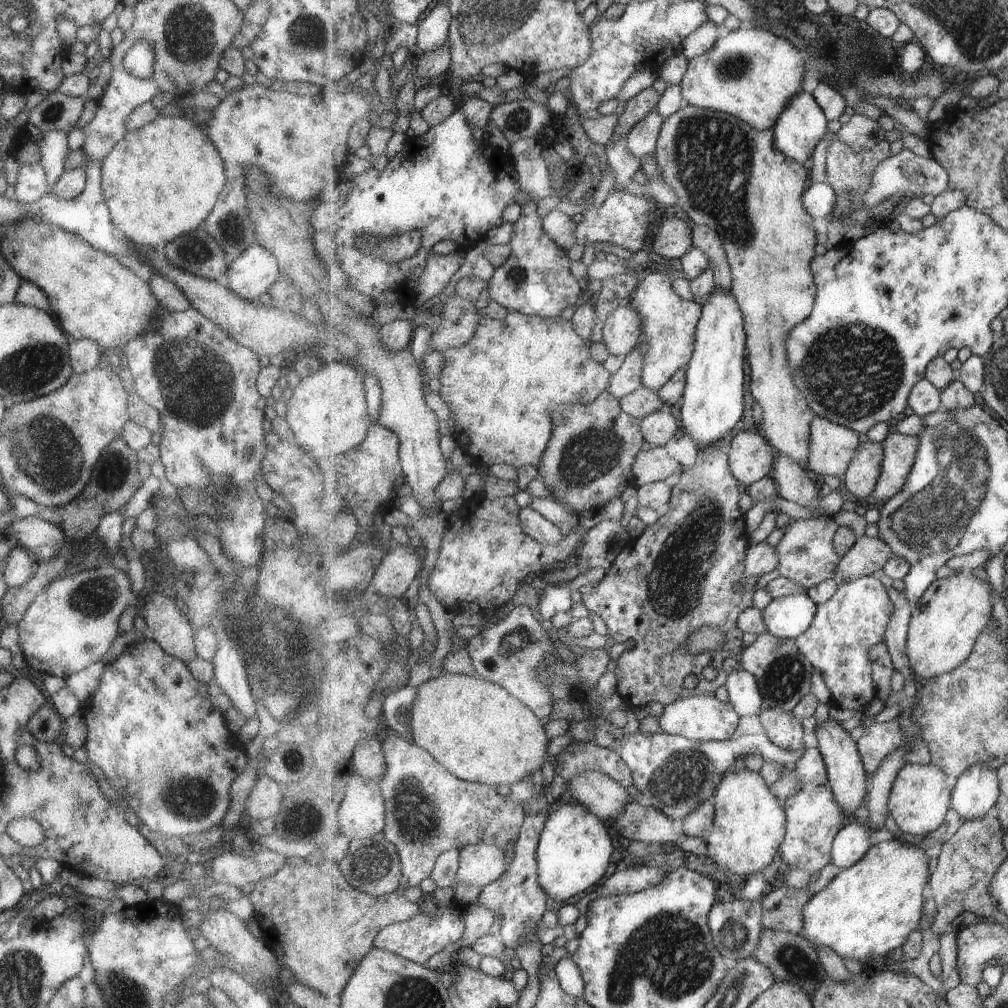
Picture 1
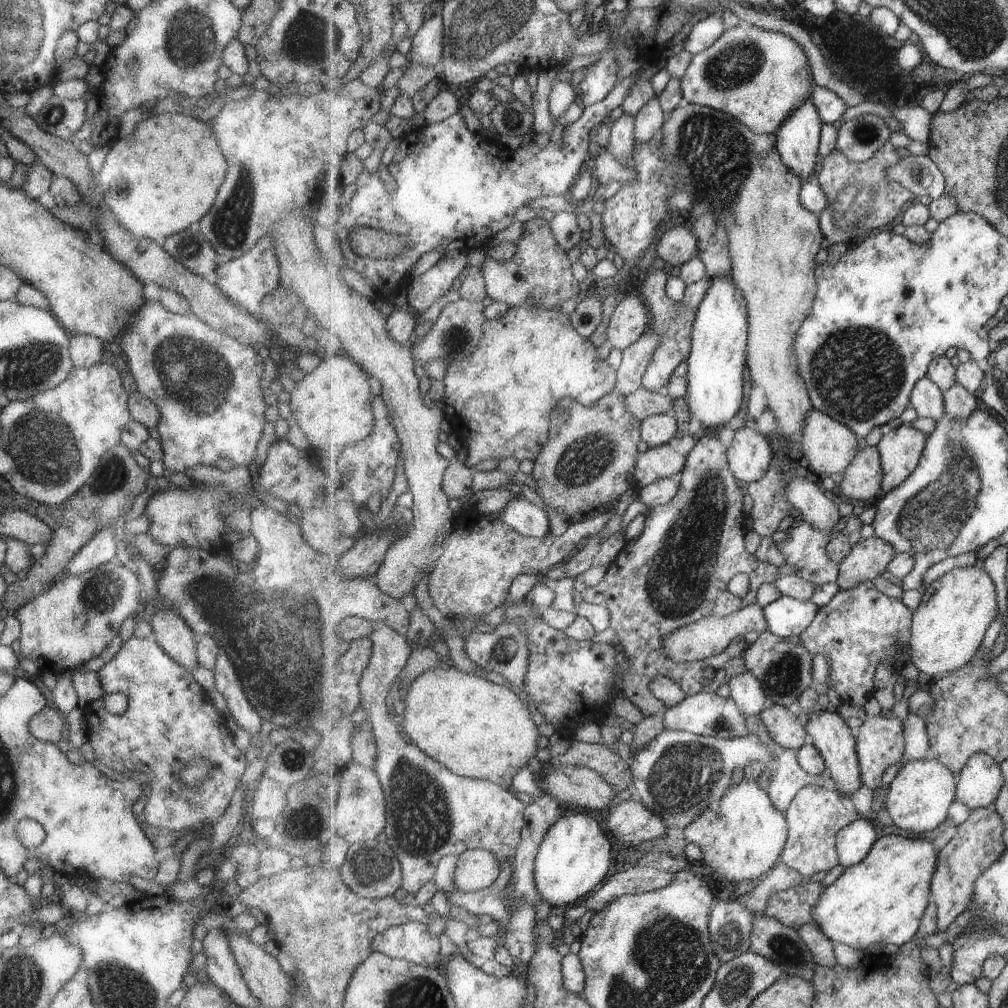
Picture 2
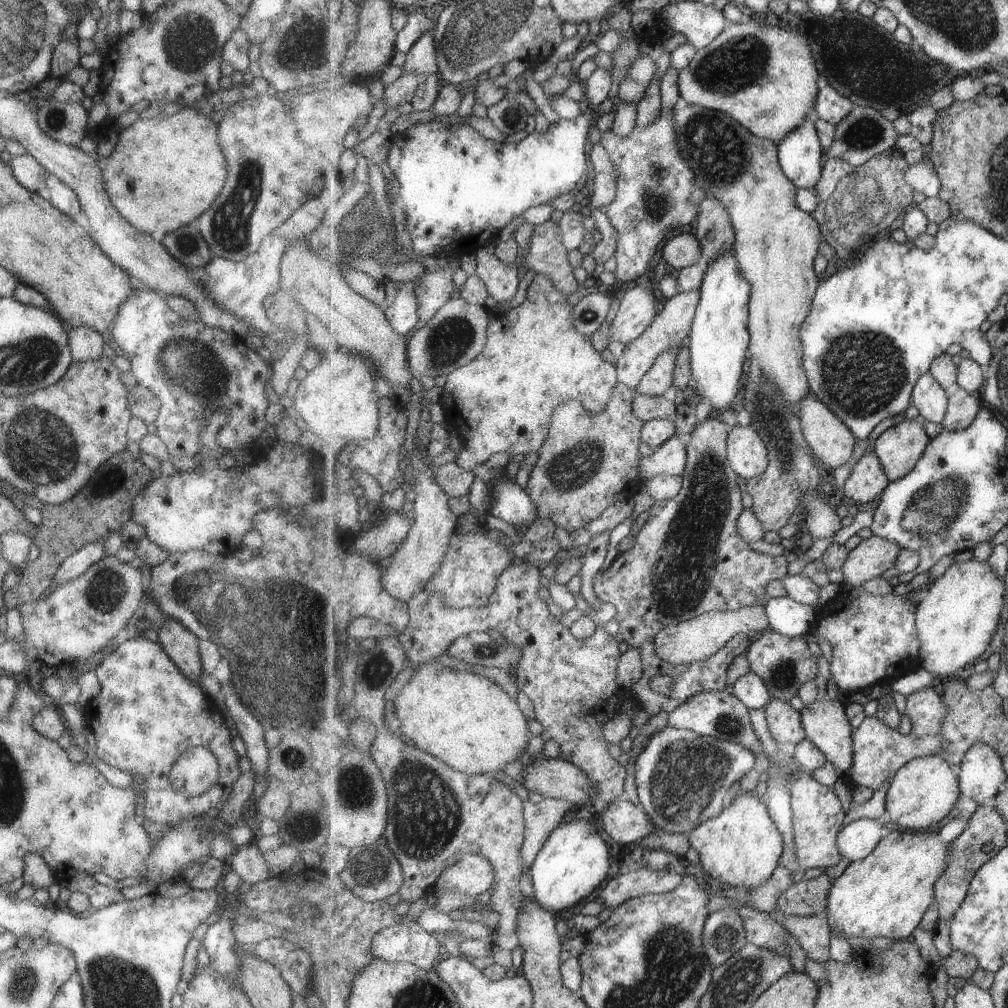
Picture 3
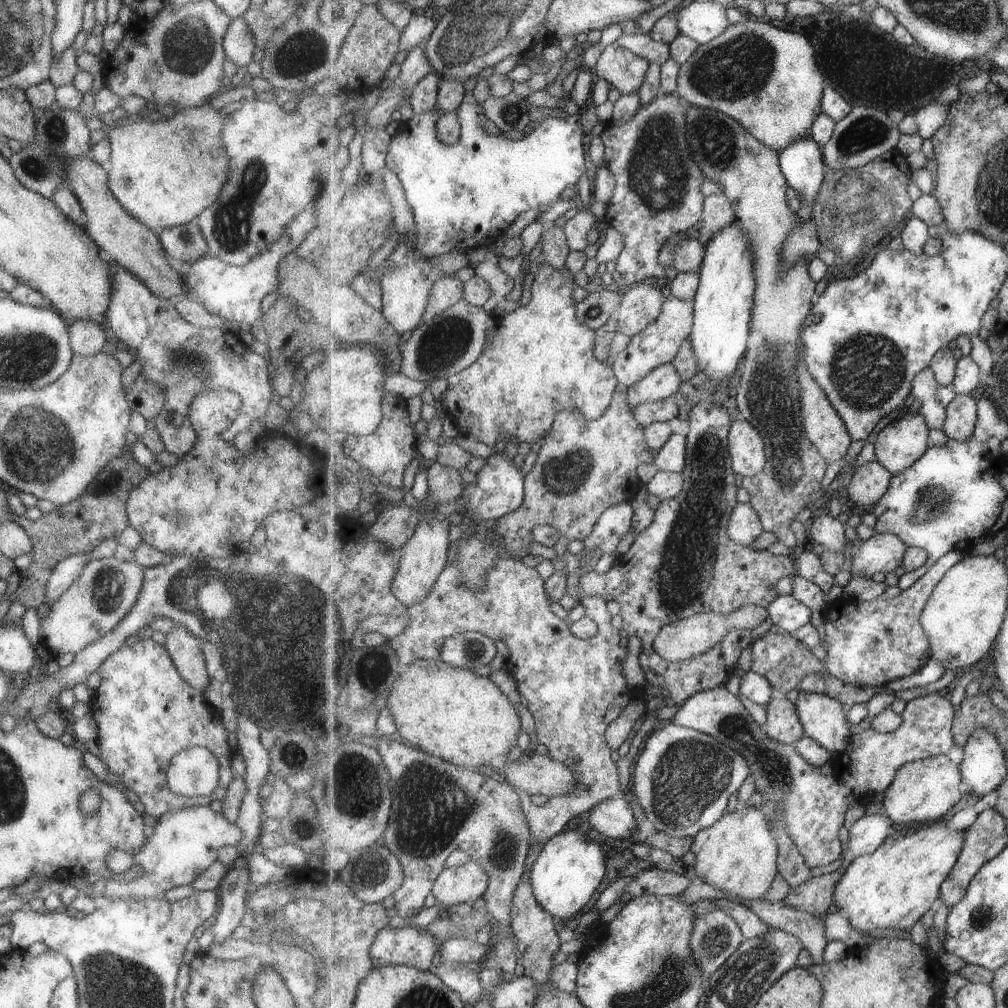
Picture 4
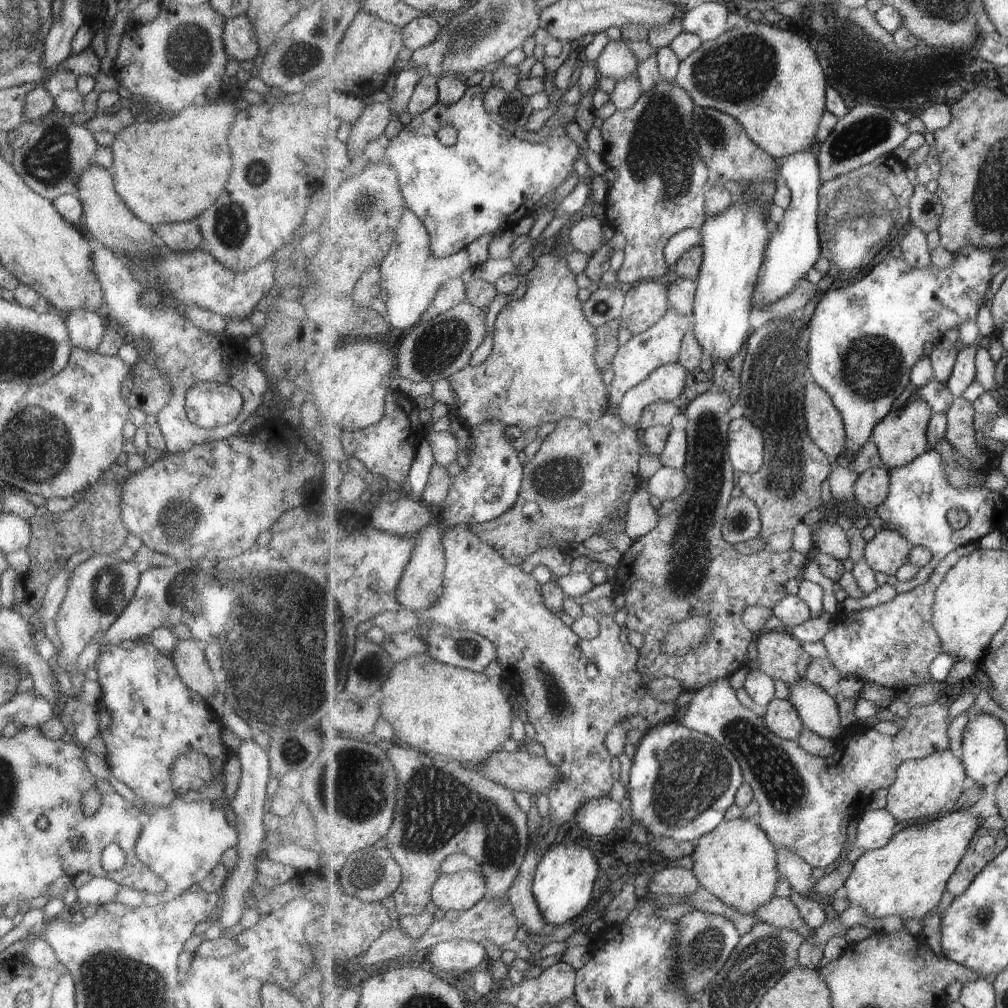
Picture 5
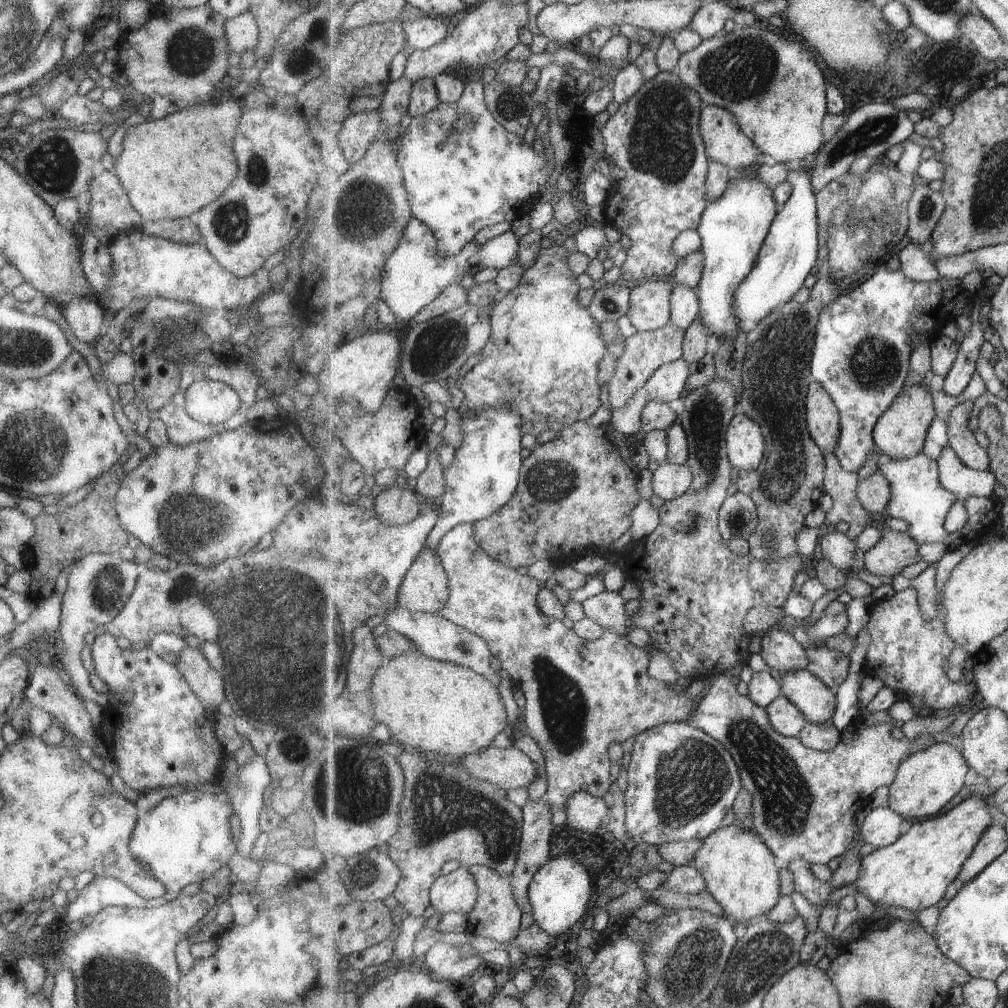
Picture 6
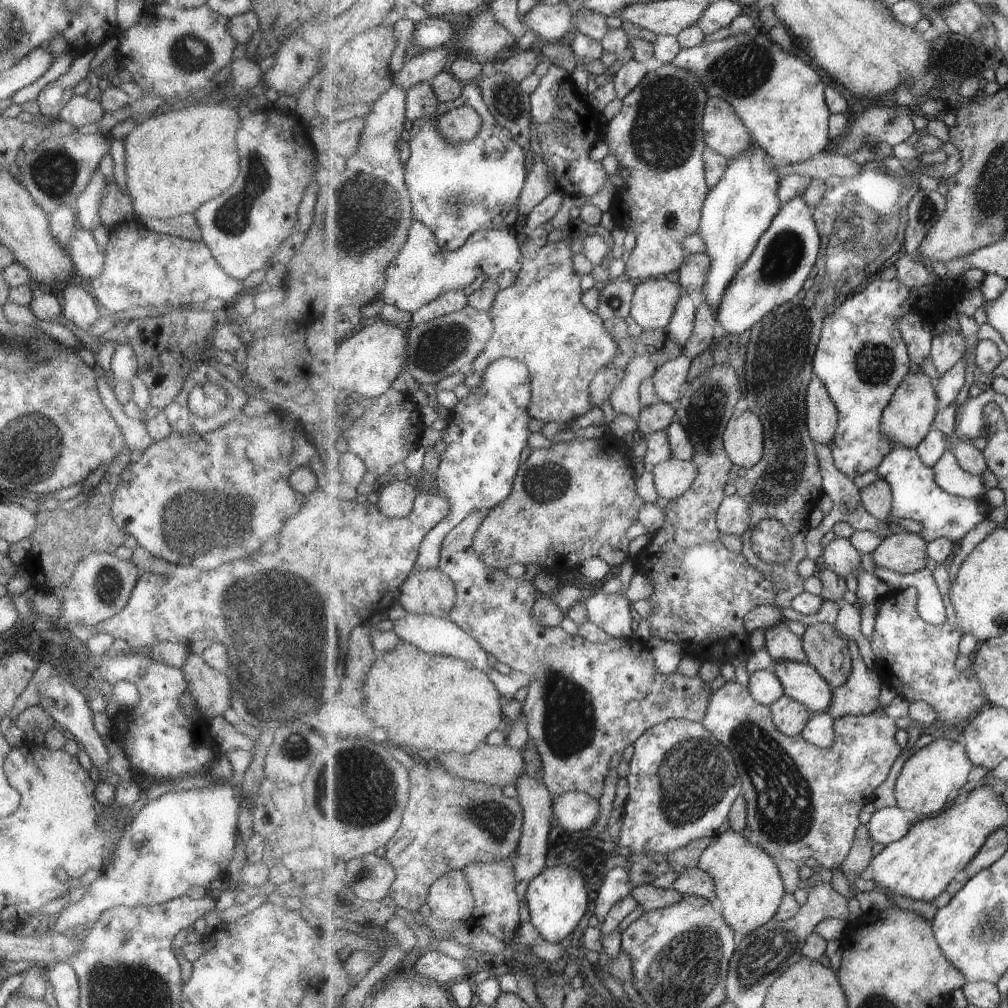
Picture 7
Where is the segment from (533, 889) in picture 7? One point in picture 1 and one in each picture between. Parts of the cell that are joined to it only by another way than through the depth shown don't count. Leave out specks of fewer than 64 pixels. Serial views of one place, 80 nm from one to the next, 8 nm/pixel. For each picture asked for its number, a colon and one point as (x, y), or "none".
1: (574, 853)
2: (575, 858)
3: (574, 862)
4: (568, 871)
5: (563, 886)
6: (560, 893)

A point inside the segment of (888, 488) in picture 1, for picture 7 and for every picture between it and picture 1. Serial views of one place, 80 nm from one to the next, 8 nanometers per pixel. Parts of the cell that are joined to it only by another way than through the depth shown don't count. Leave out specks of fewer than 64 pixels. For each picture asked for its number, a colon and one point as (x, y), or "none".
2: (901, 449)
3: (900, 447)
4: (905, 440)
5: (902, 436)
6: (902, 431)
7: (908, 420)

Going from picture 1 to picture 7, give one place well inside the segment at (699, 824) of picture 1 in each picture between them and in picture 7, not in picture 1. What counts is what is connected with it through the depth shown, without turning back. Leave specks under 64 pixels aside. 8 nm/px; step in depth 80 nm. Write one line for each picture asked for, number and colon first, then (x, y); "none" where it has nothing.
2: (743, 837)
3: (742, 846)
4: (738, 854)
5: (737, 862)
6: (742, 873)
7: (750, 886)

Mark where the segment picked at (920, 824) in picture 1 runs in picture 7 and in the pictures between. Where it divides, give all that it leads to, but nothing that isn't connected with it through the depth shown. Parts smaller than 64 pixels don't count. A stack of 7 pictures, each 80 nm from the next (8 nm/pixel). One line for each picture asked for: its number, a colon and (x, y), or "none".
2: (918, 800)
3: (924, 791)
4: (923, 791)
5: (925, 788)
6: (927, 780)
7: (934, 775)

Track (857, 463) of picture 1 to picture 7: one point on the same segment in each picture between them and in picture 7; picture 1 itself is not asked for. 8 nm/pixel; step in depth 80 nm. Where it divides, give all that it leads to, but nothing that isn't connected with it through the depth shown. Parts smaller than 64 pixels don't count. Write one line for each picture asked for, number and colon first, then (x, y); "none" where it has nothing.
2: (863, 480)
3: (868, 481)
4: (870, 483)
5: (872, 488)
6: (874, 492)
7: (878, 498)

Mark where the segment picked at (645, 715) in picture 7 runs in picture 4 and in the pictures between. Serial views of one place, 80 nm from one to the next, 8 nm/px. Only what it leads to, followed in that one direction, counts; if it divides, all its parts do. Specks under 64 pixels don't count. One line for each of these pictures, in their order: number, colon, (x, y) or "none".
4: (575, 688)
5: (577, 691)
6: (581, 696)

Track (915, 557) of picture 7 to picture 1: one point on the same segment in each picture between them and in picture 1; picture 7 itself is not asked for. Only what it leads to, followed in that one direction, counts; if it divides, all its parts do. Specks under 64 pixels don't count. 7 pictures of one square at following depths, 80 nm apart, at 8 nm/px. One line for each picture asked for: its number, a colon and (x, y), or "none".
1: (869, 555)
2: (870, 557)
3: (872, 557)
4: (885, 552)
5: (889, 550)
6: (896, 550)

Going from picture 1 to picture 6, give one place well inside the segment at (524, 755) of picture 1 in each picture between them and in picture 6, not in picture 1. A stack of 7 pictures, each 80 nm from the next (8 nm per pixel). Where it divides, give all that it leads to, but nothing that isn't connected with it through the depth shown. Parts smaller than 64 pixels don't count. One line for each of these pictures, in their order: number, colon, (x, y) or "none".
2: (477, 729)
3: (468, 721)
4: (460, 716)
5: (436, 707)
6: (438, 706)

